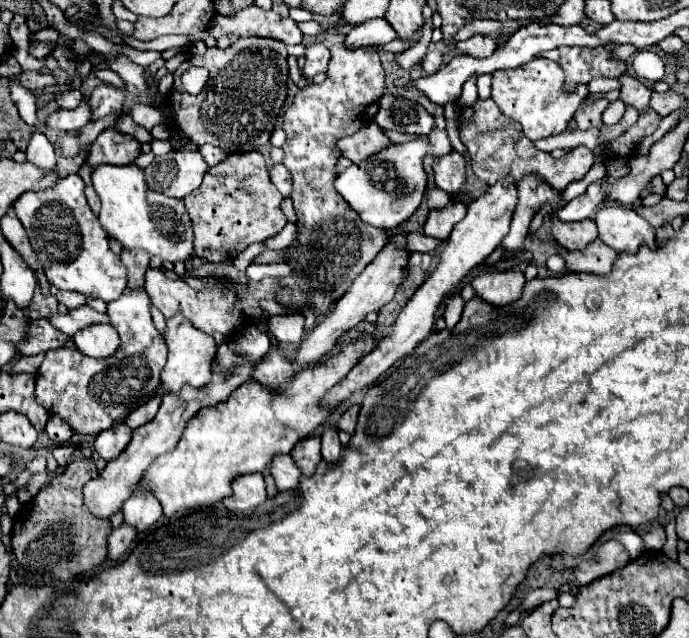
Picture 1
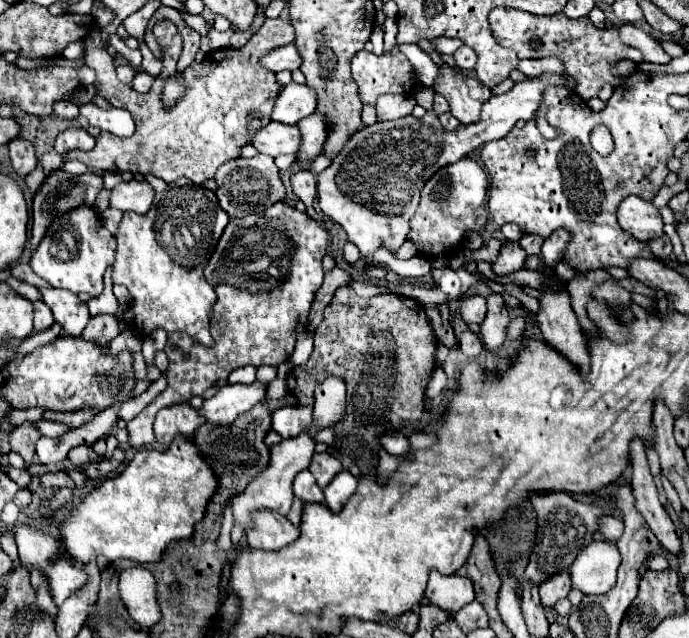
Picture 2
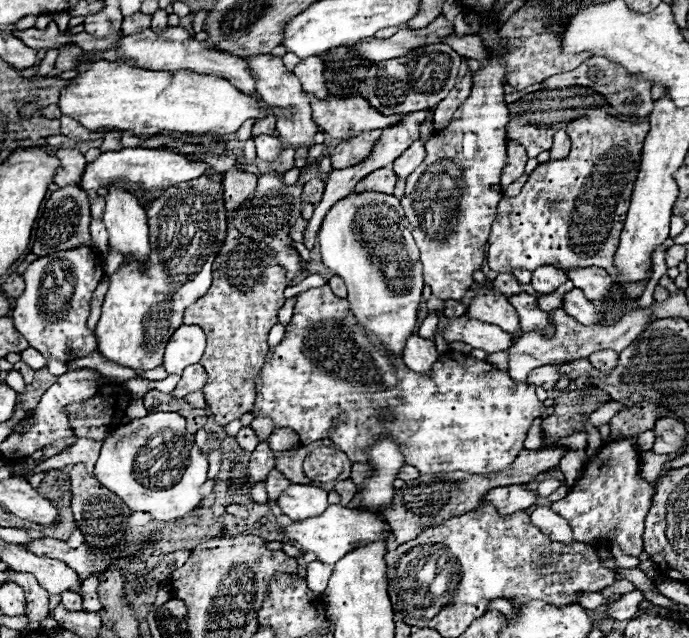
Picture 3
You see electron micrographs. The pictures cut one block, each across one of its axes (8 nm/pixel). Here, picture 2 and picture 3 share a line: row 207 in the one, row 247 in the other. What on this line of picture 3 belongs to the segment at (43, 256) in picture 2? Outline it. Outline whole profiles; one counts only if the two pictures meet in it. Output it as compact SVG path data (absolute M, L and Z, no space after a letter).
M80 246L68 252L54 252L32 262L26 272L26 290L14 302L12 320L16 330L30 342L32 348L46 358L70 362L84 358L96 350L96 336L86 328L90 314L90 298L98 282L104 276L102 260L98 252L88 246Z

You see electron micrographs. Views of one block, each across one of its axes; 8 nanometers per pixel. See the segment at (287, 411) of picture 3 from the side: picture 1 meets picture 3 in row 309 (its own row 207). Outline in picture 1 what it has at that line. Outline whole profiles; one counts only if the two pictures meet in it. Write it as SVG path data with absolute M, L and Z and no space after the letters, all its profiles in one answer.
M334 44L330 48L332 58L328 64L328 78L322 84L308 84L304 90L300 90L290 104L290 108L284 114L284 130L288 134L288 140L284 144L284 166L292 174L294 190L292 190L292 202L298 216L298 238L296 244L290 246L290 260L288 264L294 266L294 276L282 278L284 290L276 296L280 304L284 306L296 306L302 308L312 306L316 314L328 314L330 306L352 286L354 278L376 258L376 254L384 248L388 242L388 234L384 230L378 230L374 226L364 224L358 214L344 202L344 198L334 190L336 180L336 160L340 158L340 152L336 150L334 142L342 136L354 134L360 130L360 126L366 126L374 120L374 114L379 108L380 96L384 90L384 70L378 58L376 50L346 50L342 44Z

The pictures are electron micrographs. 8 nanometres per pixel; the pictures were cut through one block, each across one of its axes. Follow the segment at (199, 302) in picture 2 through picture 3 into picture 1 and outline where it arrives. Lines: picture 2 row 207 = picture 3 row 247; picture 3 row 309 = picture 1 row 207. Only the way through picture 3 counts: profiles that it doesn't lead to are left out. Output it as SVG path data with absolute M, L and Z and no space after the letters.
M104 164L92 172L92 184L96 194L100 196L100 224L104 232L122 244L126 250L146 250L150 256L160 256L162 260L180 262L186 260L192 252L192 220L188 218L188 210L184 200L168 198L164 194L156 194L148 190L144 184L144 172L134 166L112 166Z

